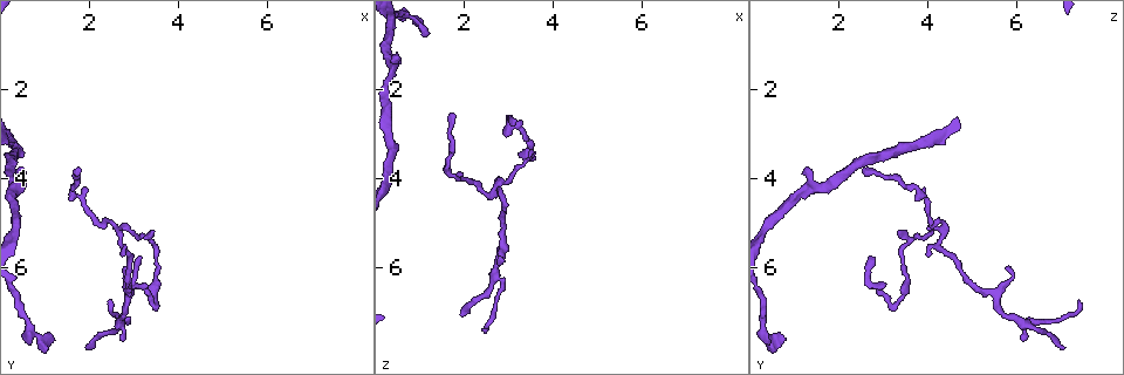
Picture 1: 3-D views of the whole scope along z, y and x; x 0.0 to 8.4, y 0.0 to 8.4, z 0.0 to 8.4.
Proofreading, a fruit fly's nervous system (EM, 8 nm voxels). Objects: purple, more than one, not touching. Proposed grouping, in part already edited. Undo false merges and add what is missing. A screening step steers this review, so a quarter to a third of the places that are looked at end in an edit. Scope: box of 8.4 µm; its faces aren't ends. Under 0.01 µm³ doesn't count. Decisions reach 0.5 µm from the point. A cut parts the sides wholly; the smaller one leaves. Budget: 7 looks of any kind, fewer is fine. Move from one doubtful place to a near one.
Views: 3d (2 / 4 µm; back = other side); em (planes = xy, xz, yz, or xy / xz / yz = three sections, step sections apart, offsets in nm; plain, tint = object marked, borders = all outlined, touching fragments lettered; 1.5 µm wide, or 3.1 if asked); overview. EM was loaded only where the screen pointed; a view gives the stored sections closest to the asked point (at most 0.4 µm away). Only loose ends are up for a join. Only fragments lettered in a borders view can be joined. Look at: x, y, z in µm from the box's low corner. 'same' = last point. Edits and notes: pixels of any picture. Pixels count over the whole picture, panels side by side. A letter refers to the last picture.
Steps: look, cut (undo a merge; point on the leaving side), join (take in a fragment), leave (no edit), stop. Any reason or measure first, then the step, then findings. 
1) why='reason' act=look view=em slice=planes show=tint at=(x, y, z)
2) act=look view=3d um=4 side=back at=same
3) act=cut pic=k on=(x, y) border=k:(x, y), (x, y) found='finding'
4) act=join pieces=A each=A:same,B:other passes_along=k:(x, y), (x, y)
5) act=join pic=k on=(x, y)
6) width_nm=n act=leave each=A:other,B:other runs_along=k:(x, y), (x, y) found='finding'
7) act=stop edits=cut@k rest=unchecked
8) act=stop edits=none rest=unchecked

why='abrupt turn' act=look view=3d um=4 at=(3.45, 6.80, 3.10)

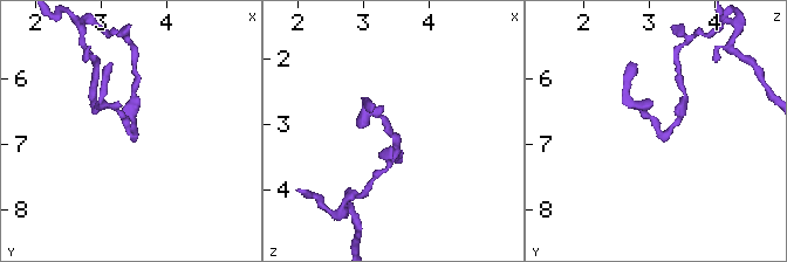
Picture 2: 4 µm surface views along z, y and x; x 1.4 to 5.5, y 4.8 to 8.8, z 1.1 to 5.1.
why='now the EM' act=look view=em slice=planes show=borders at=(3.45, 6.80, 3.10)

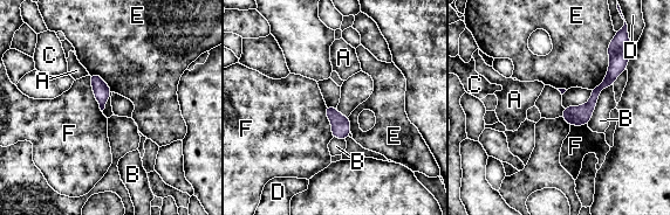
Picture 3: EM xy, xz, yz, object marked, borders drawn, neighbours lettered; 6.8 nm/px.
longest_contact=E:380nm act=leave each=A:other,B:other,C:other,D:other,E:other,F:other border=3:(88, 76), (93, 95), (101, 111) found='continuous, no second neuron'

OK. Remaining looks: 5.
act=look view=3d um=4 at=(1.15, 7.75, 0.80)

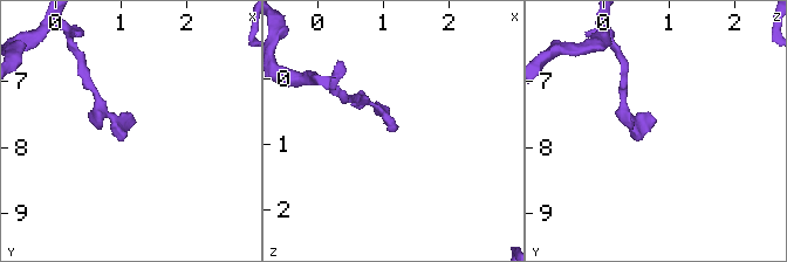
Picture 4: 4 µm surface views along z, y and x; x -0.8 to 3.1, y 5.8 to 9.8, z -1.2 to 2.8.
why='shape alone is not enough' act=look view=em slice=planes show=borders at=(1.15, 7.70, 0.80)

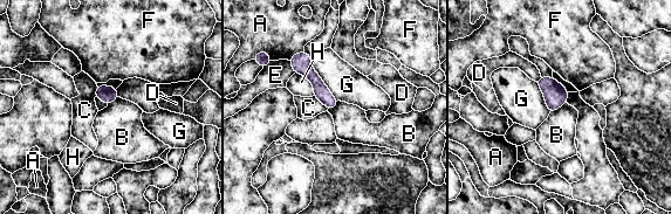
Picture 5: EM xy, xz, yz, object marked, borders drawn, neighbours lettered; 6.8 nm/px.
longest_contact=G:360nm act=leave each=A:other,B:other,C:other,D:other,E:other,F:other,G:other,H:other border=5:(566, 102), (549, 114) found='none of them fits'

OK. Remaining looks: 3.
why='thin end' act=look view=3d um=4 at=(2.00, 7.80, 7.10)

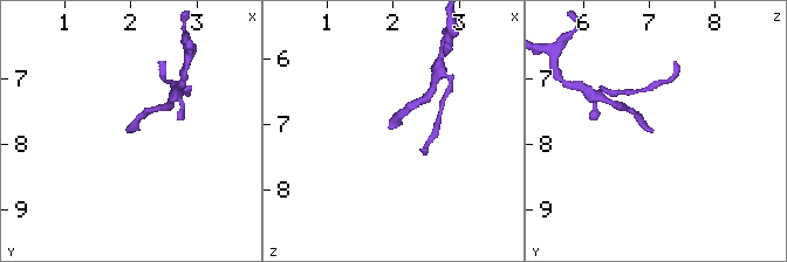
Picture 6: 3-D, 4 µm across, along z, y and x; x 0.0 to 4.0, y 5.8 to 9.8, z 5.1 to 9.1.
why='need the tissue' act=look view=em slice=yz step=4 show=tint at=(1.95, 7.80, 7.05)

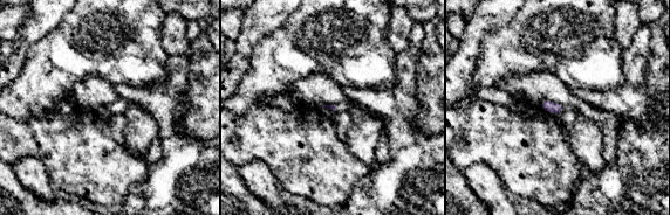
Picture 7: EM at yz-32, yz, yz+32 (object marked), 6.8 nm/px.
why='another direction' act=look view=em slice=xz step=4 show=borders at=same

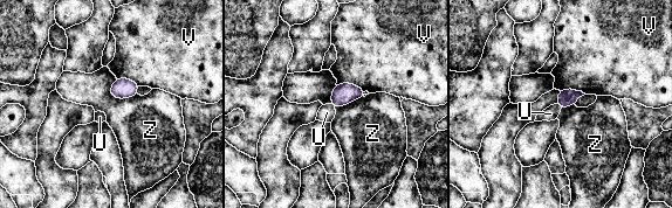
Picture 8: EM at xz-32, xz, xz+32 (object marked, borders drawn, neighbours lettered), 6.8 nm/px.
act=join pieces=U each=U:same,V:other,Z:other passes_along=8:(568, 97), (559, 105), (550, 113) found='it goes on there'

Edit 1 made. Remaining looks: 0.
act=stop edits=join@8 rest=unchecked

